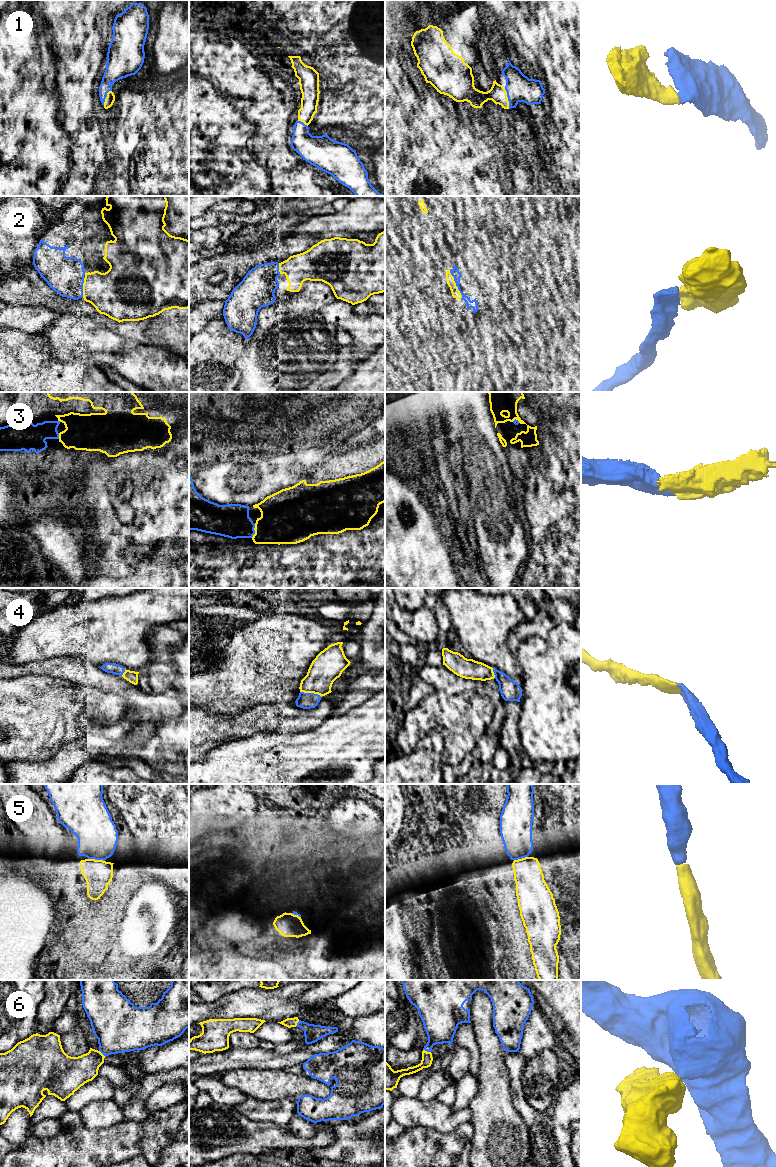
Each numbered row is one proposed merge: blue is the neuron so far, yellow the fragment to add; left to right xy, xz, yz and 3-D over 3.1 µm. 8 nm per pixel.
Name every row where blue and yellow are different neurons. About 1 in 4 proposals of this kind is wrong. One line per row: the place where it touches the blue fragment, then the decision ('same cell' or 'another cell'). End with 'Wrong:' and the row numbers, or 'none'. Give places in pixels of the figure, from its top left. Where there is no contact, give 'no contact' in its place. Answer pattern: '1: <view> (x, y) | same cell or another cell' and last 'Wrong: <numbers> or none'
1: yz (508, 98) | same cell
2: yz (456, 285) | same cell
3: xz (254, 531) | same cell
4: xz (311, 693) | same cell
5: xy (96, 859) | same cell
6: yz (427, 1051) | same cell
Wrong: none

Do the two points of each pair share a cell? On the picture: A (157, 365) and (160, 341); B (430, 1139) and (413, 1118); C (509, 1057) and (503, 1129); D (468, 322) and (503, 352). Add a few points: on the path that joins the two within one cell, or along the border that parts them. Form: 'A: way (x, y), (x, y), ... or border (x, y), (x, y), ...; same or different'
A: border (152, 342), (159, 347), (178, 352); different
B: border (407, 1127), (424, 1126), (443, 1132); different
C: border (503, 1051), (512, 1096); different
D: border (476, 323), (472, 329), (465, 333); different

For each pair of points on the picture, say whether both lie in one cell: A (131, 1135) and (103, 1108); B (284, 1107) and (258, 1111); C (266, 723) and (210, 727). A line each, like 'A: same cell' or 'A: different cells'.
A: different cells
B: same cell
C: same cell

